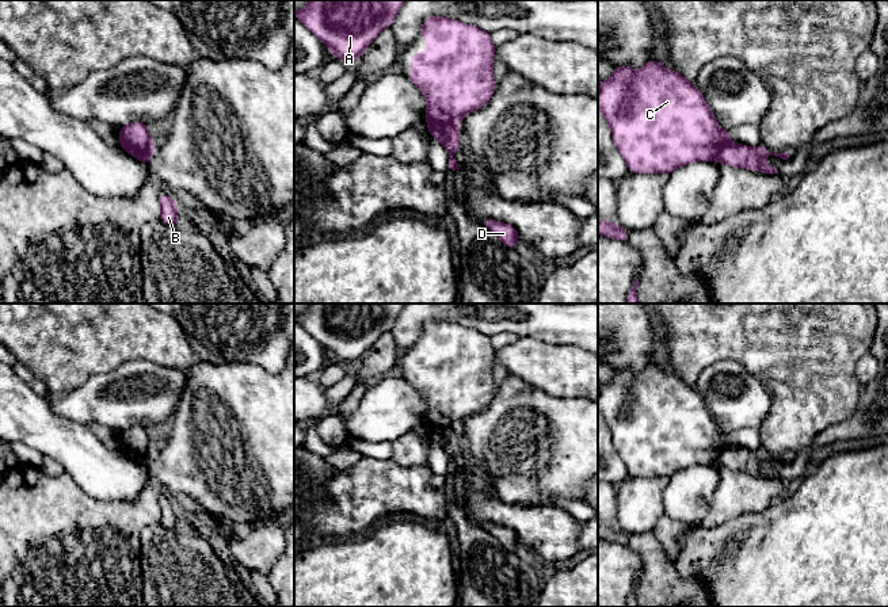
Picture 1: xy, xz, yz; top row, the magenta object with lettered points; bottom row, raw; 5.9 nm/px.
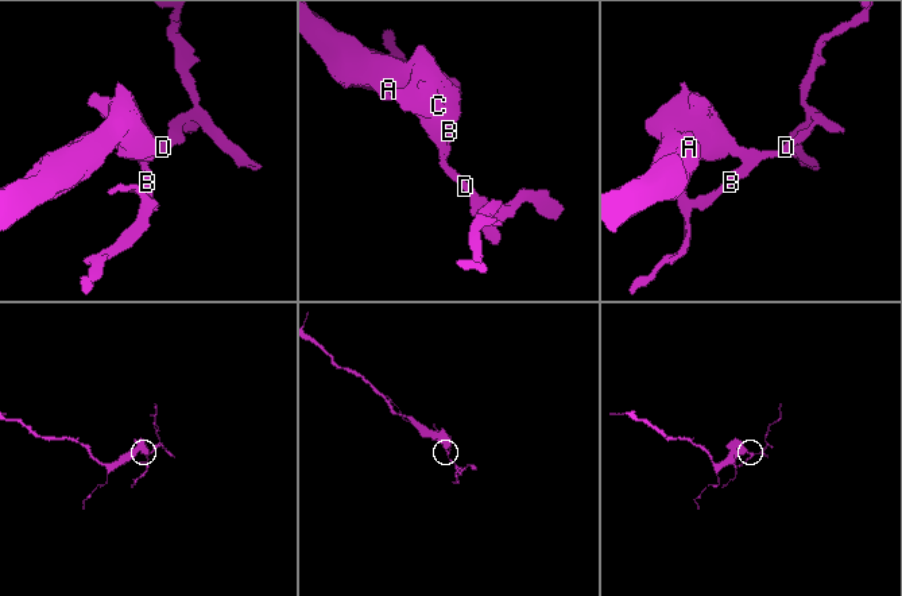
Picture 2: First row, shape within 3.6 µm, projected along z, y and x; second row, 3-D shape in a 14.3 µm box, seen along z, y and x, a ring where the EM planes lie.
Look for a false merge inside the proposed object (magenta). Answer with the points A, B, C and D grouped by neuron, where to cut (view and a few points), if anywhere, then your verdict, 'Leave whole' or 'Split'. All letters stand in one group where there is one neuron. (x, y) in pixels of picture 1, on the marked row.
Groups: A C / B D. Split along xz (457, 121), (429, 128). Split

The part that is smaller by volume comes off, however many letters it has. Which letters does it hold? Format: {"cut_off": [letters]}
{"cut_off": ["B", "D"]}

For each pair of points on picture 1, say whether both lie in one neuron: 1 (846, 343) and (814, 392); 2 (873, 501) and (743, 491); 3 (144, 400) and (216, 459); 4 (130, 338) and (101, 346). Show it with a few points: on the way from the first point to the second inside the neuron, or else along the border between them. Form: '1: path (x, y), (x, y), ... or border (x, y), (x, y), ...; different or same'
1: path (834, 355), (814, 375), (814, 380); same
2: border (784, 496), (755, 512); different
3: border (186, 388), (171, 416); different
4: path (124, 338), (107, 339); same

